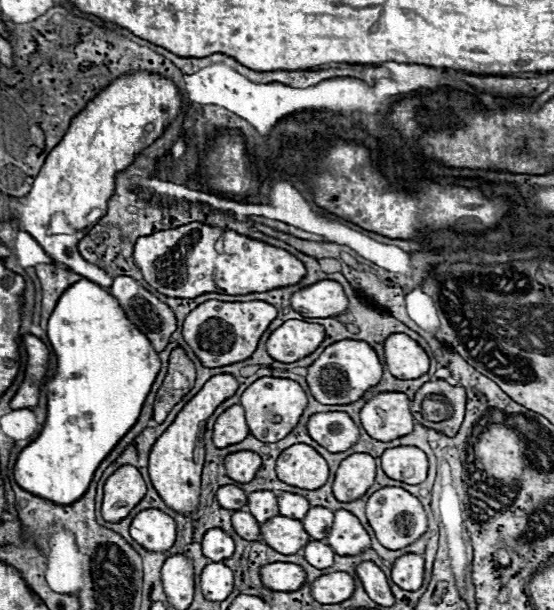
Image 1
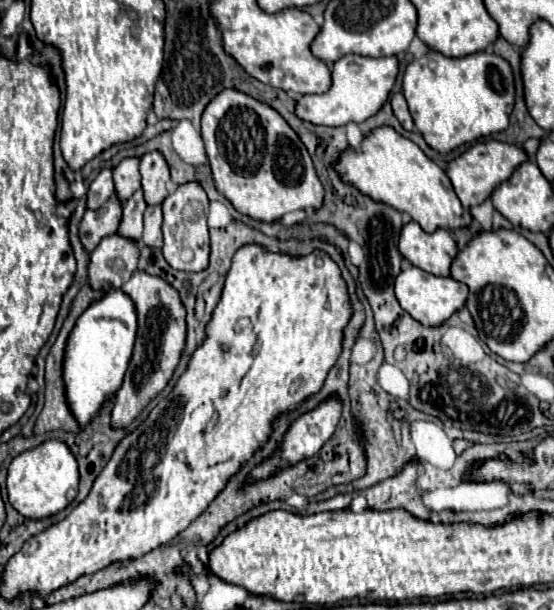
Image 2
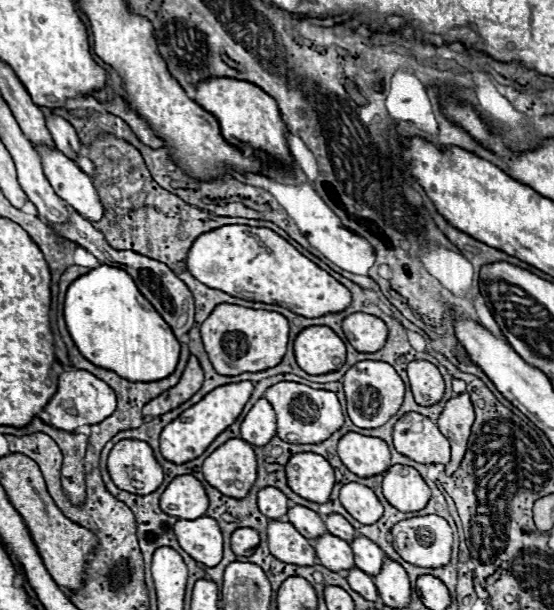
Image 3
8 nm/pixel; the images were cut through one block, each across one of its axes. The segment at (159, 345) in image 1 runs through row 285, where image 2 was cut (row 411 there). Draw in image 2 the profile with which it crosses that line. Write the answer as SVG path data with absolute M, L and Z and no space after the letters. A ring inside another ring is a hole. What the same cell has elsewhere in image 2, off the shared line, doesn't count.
M134 272L132 278L122 286L122 292L128 294L134 302L138 316L138 334L124 382L116 390L114 410L110 416L114 426L128 426L142 412L142 408L168 384L180 360L186 338L186 310L180 302L178 292L168 282L146 272Z

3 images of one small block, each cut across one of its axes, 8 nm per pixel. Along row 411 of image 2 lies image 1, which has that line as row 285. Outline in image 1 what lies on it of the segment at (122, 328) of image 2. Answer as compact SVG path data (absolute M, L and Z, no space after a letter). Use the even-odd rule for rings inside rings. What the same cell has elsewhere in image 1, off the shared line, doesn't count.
M86 278L72 284L60 296L48 320L48 338L56 354L56 374L46 384L48 418L40 436L20 452L14 466L14 478L26 492L66 506L84 496L98 464L108 456L108 452L112 452L118 440L136 424L142 404L160 370L160 358L152 342L126 318L118 300L106 288Z

